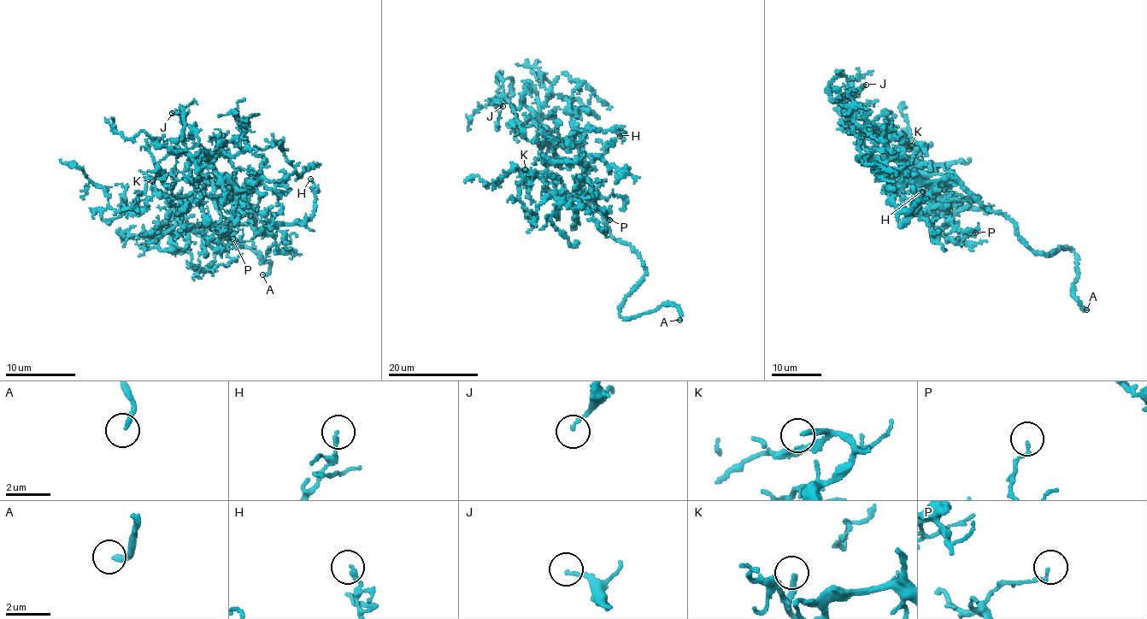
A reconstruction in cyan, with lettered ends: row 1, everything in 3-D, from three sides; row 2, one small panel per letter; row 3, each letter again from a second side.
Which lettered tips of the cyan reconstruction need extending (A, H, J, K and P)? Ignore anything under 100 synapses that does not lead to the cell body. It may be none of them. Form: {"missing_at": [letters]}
{"missing_at": ["A", "K"]}

